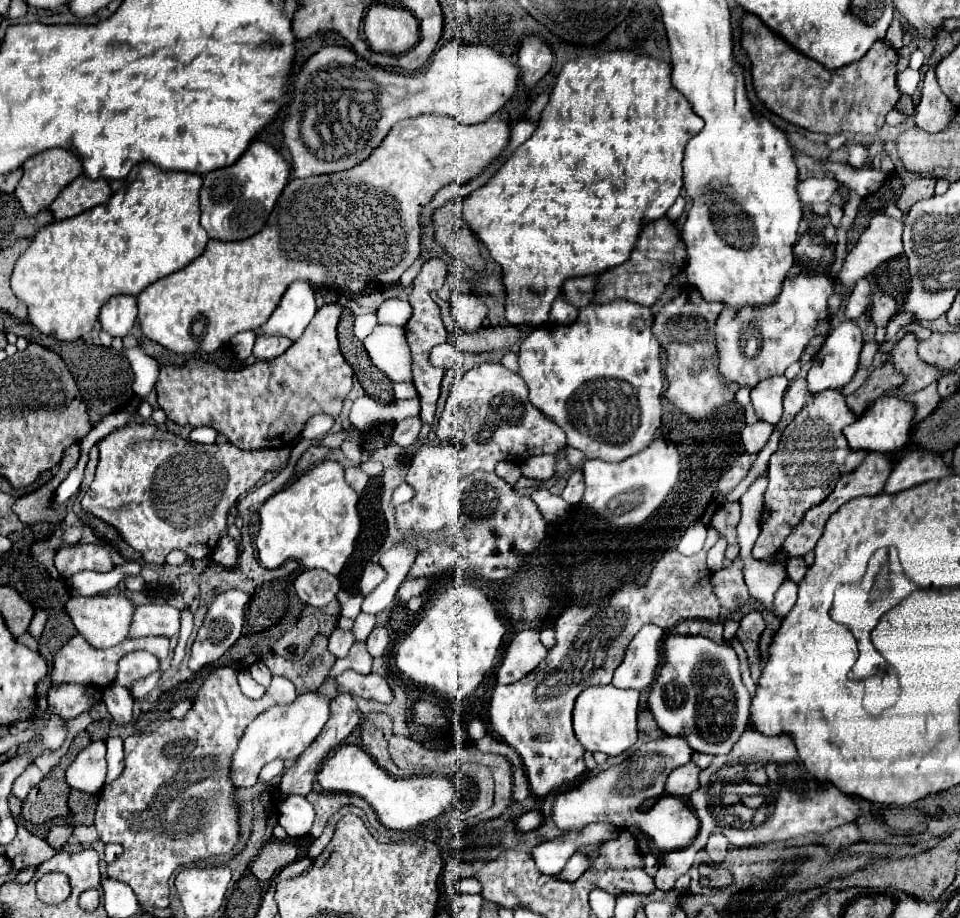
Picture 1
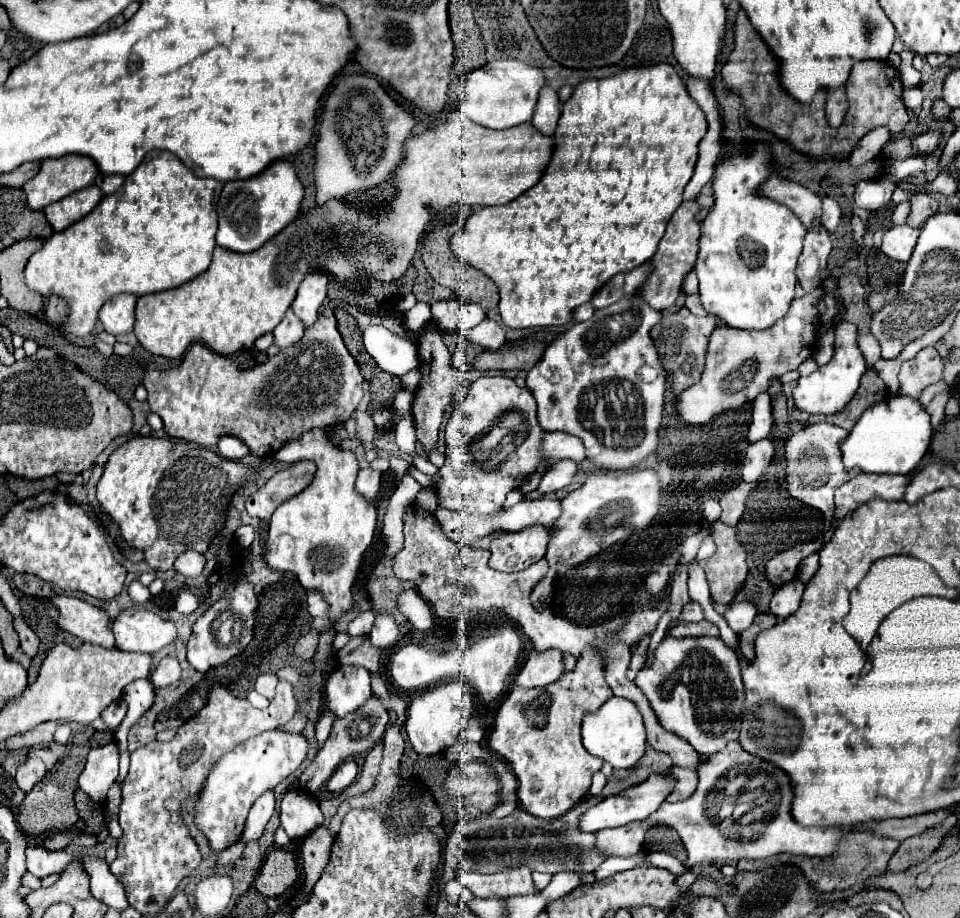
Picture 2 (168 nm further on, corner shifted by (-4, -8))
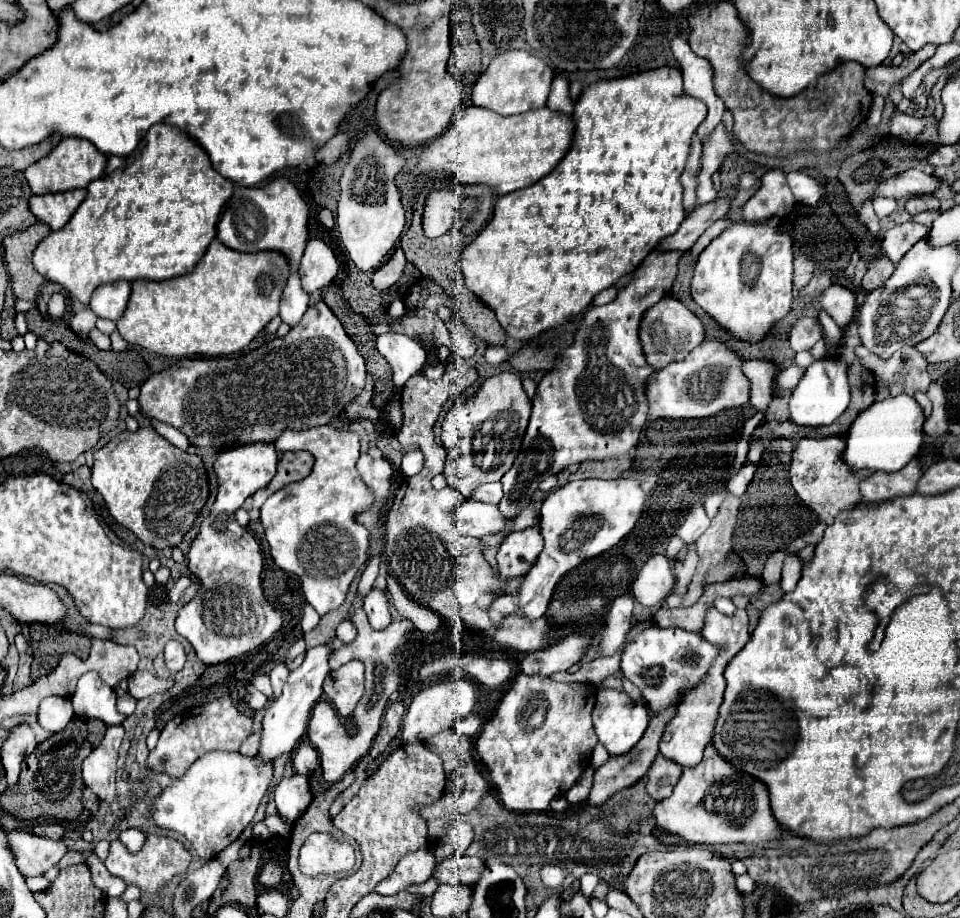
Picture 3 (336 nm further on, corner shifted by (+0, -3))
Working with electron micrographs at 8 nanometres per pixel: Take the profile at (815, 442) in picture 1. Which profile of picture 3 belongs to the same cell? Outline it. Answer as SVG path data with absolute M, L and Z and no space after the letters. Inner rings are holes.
M824 436L824 438L800 438L796 442L796 450L792 454L792 464L790 464L790 482L792 488L796 490L798 498L814 512L812 516L812 530L804 532L800 538L794 540L794 544L788 550L778 550L774 552L764 566L762 572L762 580L766 586L778 584L780 582L780 572L782 572L782 564L786 560L788 554L796 554L800 548L808 546L808 544L818 544L824 536L826 526L830 526L836 518L838 512L848 510L852 506L856 506L860 502L860 476L856 476L842 460L840 454L844 450L844 440L842 436Z

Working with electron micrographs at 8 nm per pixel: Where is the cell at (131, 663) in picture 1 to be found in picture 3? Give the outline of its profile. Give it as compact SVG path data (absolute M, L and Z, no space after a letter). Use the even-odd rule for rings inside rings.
M170 640L164 648L164 662L166 662L166 668L176 674L182 670L184 662L186 662L186 654L184 654L184 648L178 640Z

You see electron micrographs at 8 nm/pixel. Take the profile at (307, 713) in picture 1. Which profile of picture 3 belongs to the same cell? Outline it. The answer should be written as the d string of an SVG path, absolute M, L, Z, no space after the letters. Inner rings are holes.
M208 752L156 798L152 820L162 828L186 836L200 858L212 860L252 822L272 776L274 764L258 766L258 754L244 756L240 752Z

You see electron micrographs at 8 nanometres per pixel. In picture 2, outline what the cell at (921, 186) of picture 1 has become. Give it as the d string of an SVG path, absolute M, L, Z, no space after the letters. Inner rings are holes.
M926 193L912 195L910 203L912 203L912 211L906 221L910 227L922 227L928 217L938 213L938 199L934 199L932 195L926 195Z

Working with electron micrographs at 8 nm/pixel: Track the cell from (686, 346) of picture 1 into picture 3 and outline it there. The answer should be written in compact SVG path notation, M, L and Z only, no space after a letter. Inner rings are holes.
M664 296L654 308L644 314L640 322L640 340L648 364L656 370L662 370L666 368L666 364L684 360L704 340L704 326L702 320L694 312L690 312L682 302L674 300L672 296Z

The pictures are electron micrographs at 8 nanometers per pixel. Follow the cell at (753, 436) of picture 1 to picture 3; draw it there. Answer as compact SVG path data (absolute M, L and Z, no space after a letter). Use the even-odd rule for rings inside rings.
M746 460L746 464L728 480L728 490L732 494L736 494L736 496L742 496L746 492L746 486L750 484L754 472L756 472L756 464L750 462L750 460Z

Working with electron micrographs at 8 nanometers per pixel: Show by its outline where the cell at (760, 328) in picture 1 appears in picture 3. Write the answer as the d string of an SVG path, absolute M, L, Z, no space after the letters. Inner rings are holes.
M706 338L684 362L674 362L654 372L648 382L648 418L706 418L720 410L736 408L748 402L750 380L742 372L742 356L730 350L722 340Z

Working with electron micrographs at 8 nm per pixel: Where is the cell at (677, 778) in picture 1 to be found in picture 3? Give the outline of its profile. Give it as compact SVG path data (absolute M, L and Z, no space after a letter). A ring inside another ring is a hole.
M658 754L652 768L648 770L646 792L654 800L662 800L662 798L670 796L680 774L682 774L682 768L678 768L678 764L674 764L674 760L666 760L666 756Z

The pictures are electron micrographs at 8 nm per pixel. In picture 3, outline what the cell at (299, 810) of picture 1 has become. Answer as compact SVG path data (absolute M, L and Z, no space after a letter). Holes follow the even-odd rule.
M294 774L292 778L284 778L282 782L278 782L278 786L274 788L276 808L290 822L296 822L302 816L302 812L306 812L310 800L312 792L308 786L308 776Z

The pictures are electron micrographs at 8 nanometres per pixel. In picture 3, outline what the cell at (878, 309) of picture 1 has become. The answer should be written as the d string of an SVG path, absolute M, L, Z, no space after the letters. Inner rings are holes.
M886 256L876 258L876 260L870 264L870 268L868 268L868 272L866 272L864 280L862 280L862 288L864 288L866 292L874 290L876 286L880 288L880 286L884 284L884 280L888 280L888 278L892 276L892 272L894 272L894 264L892 264Z

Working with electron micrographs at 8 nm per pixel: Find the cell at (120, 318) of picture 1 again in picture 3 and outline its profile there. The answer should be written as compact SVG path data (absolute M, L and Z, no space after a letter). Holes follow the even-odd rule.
M124 280L98 286L90 300L90 310L98 318L108 318L112 322L118 322L118 318L124 314L126 306L128 306L130 292L132 292L132 288Z

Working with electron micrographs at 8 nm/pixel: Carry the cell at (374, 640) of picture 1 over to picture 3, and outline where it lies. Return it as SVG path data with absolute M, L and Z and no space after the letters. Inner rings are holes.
M370 590L370 594L364 598L364 612L374 630L382 630L390 624L390 604L384 590Z

